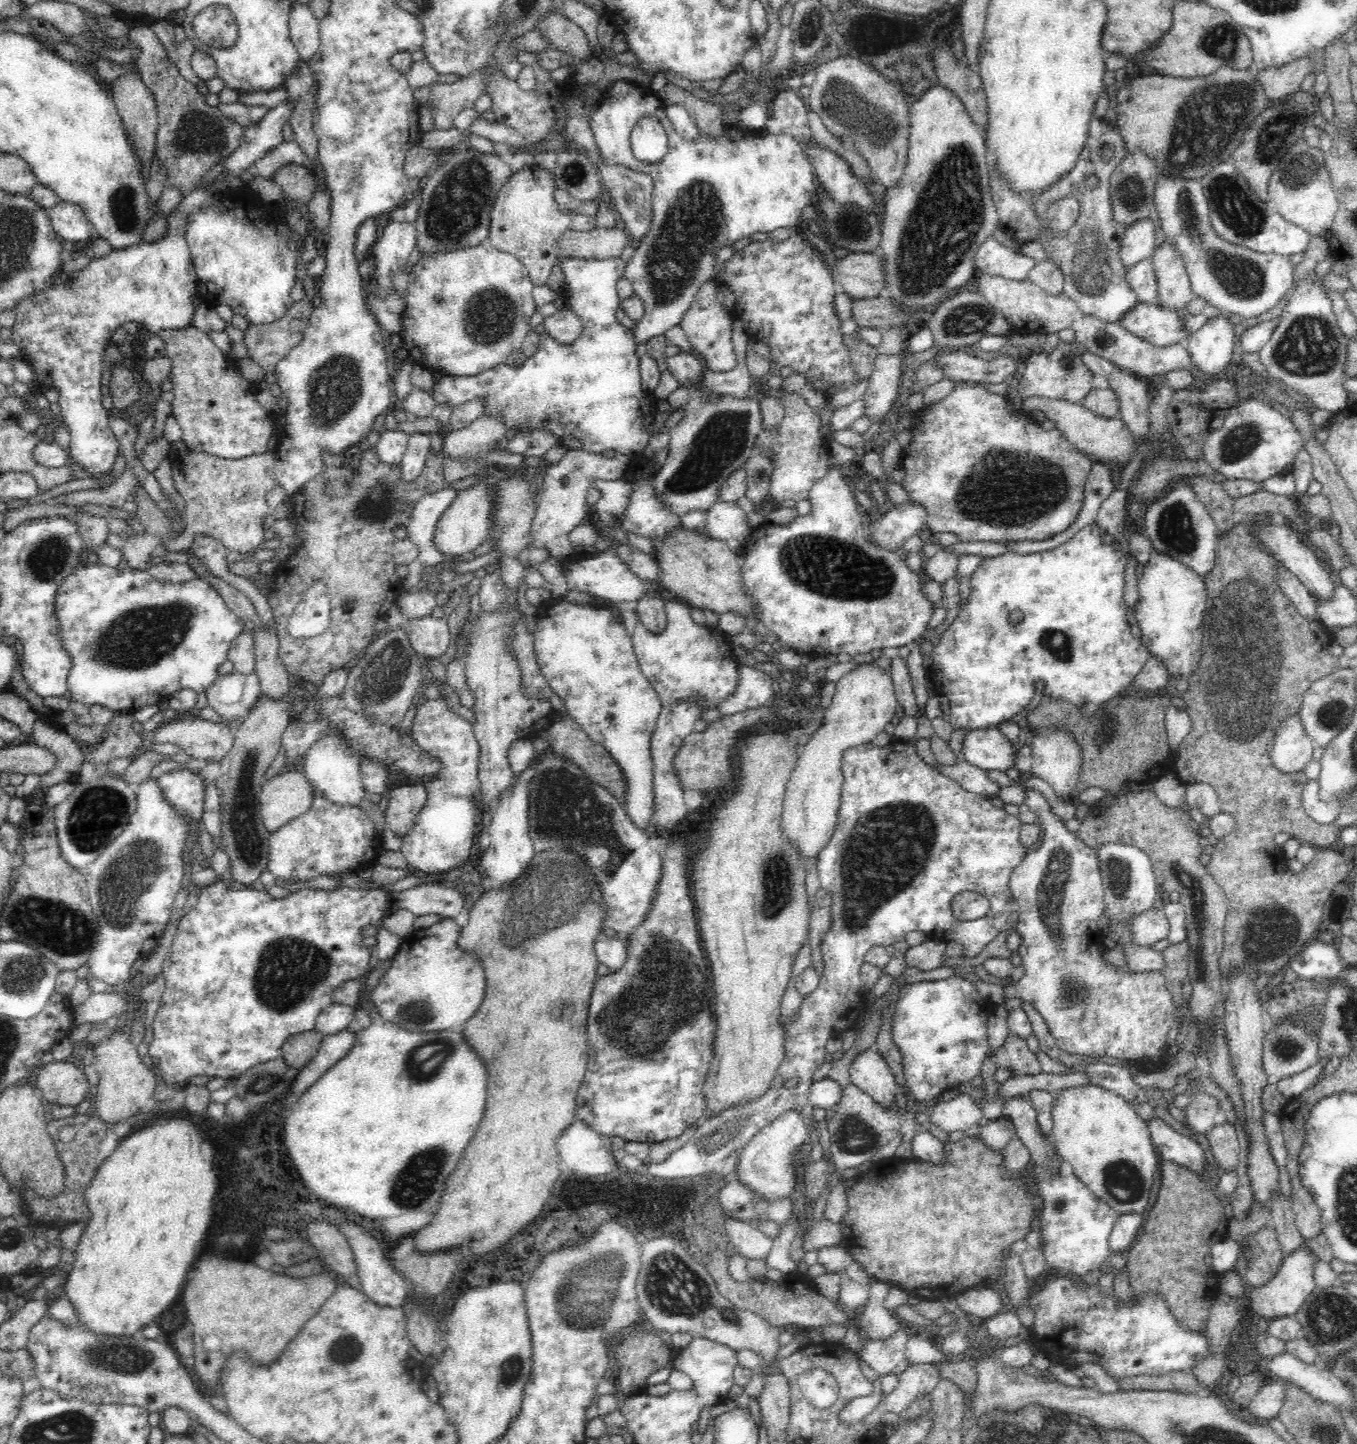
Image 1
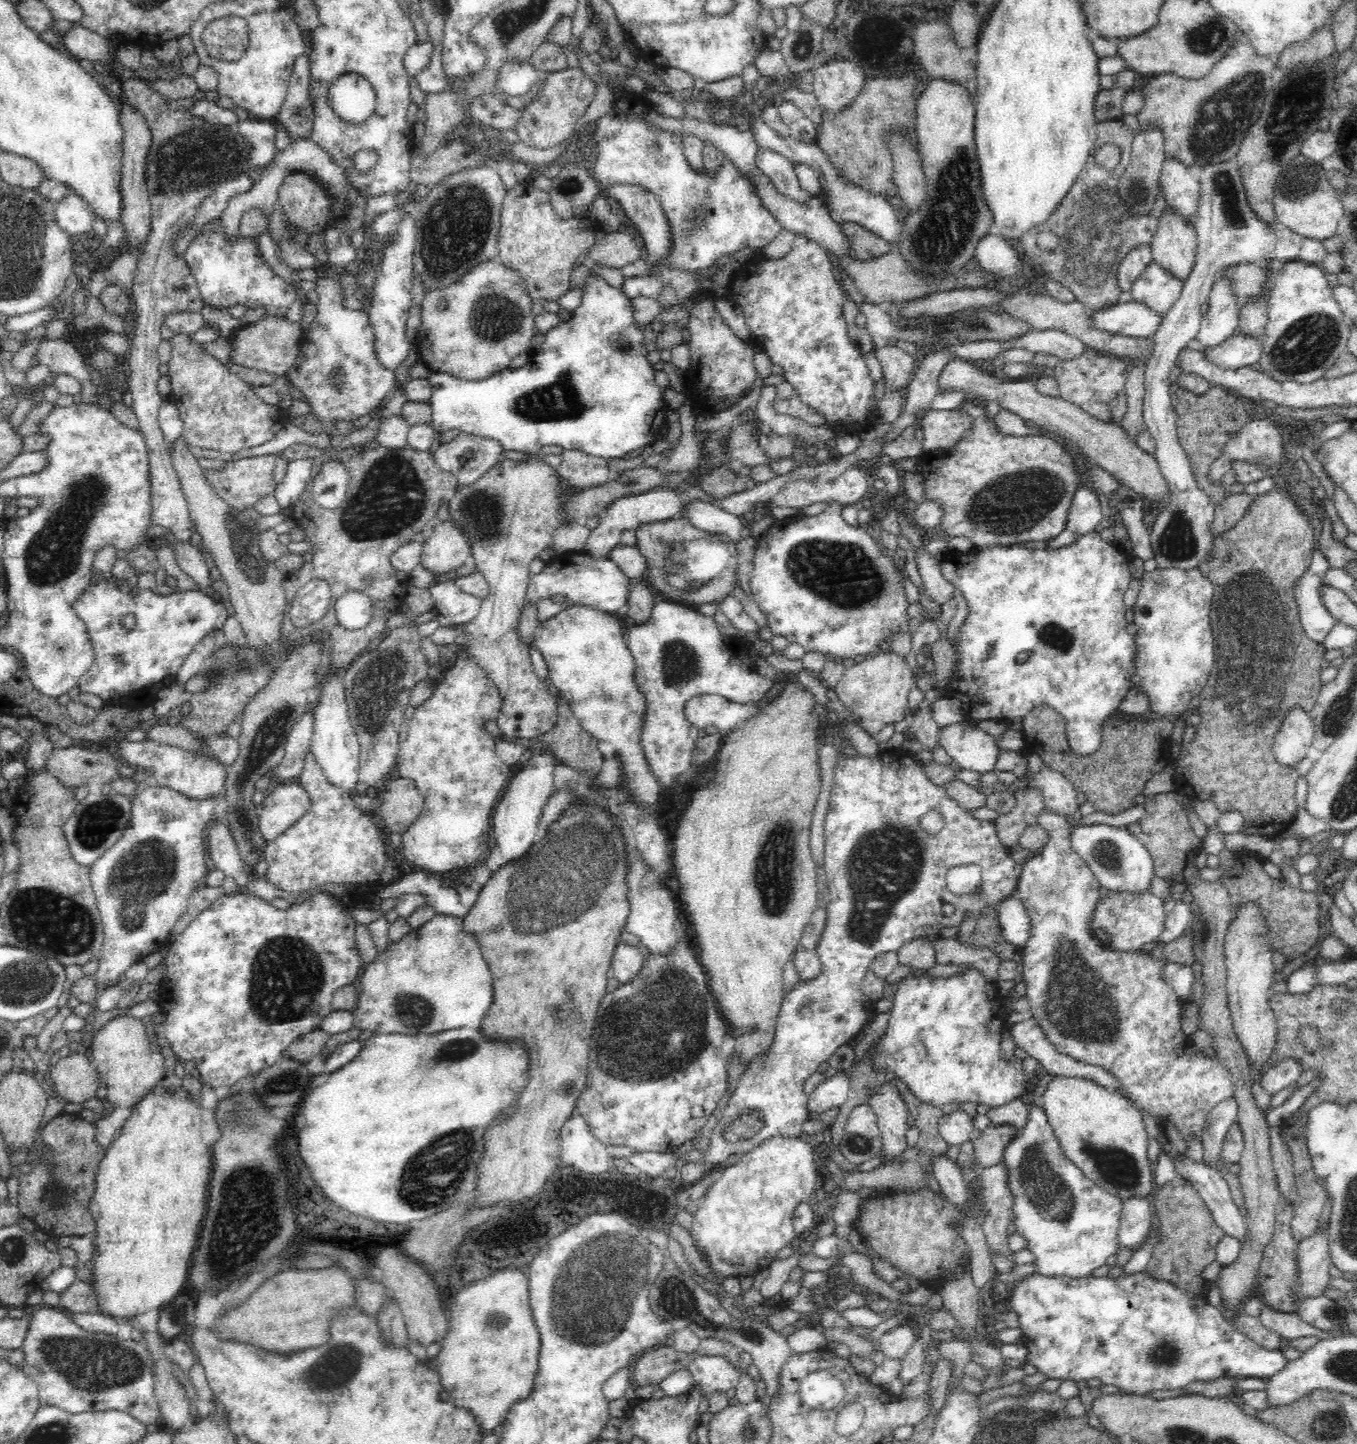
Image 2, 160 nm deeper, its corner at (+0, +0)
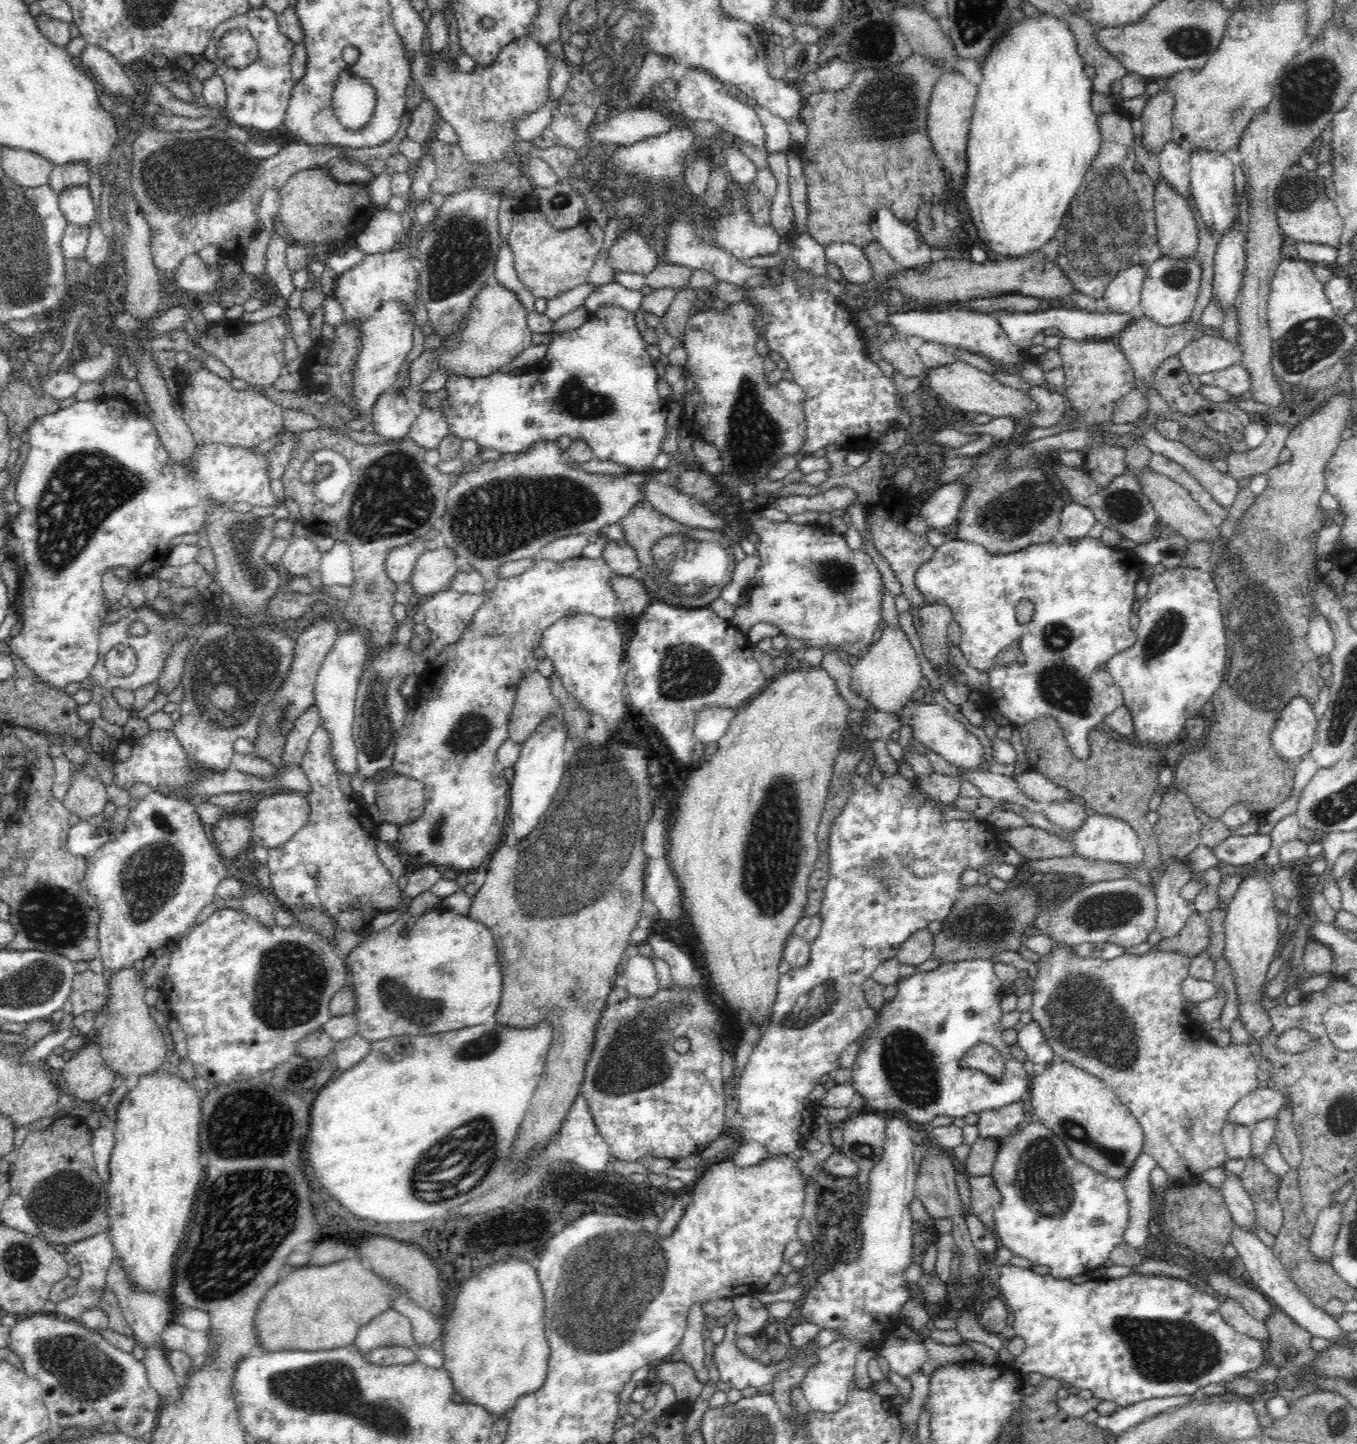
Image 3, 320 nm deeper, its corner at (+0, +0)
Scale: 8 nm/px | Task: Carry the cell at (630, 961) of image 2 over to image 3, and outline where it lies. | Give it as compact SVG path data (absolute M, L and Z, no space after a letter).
M642 955L631 957L626 962L624 975L627 978L626 990L640 997L653 995L658 990L659 981L652 959Z

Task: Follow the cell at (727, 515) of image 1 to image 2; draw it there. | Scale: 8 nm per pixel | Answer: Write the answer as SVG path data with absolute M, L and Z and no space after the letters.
M700 500L686 504L684 517L700 530L712 534L726 533L735 544L741 539L740 530L747 521L746 518L728 514L720 507Z

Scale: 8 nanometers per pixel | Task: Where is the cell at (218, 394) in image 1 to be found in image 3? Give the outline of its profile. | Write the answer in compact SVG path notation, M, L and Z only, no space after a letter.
M204 368L194 374L182 374L176 381L180 387L177 398L183 408L180 416L186 421L198 446L224 445L228 448L253 449L285 432L284 408L254 390L236 390L228 380Z

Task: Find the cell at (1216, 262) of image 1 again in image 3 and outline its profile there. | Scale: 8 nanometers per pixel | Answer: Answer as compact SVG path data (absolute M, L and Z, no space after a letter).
M1168 140L1162 149L1159 157L1160 172L1163 180L1166 180L1174 192L1178 192L1183 200L1192 195L1189 172L1191 162L1190 153L1186 152L1174 140Z

